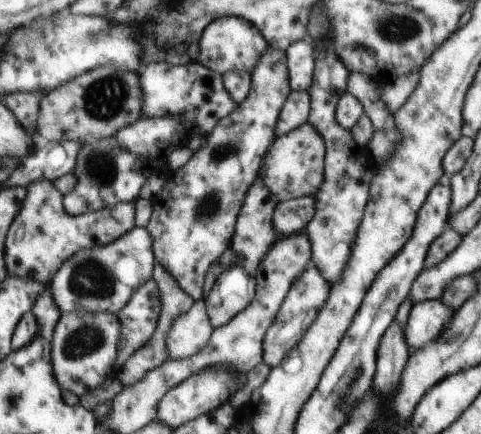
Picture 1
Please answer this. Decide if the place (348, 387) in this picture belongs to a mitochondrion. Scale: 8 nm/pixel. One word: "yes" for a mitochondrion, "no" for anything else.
yes

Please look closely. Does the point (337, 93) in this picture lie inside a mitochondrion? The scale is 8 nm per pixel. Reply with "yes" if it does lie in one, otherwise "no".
no

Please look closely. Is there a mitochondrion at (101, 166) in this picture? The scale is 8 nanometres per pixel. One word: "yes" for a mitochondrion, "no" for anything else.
yes

